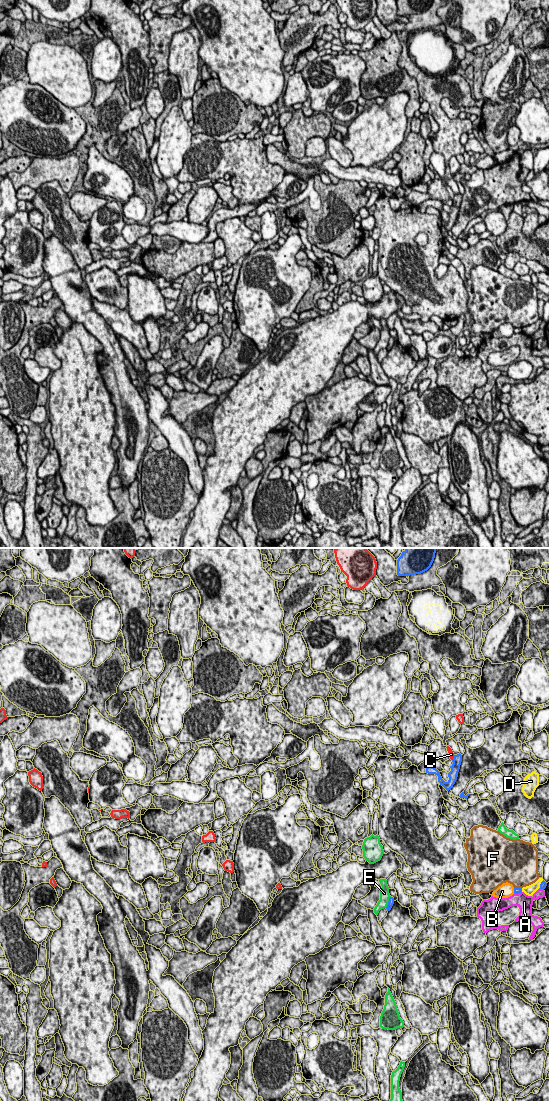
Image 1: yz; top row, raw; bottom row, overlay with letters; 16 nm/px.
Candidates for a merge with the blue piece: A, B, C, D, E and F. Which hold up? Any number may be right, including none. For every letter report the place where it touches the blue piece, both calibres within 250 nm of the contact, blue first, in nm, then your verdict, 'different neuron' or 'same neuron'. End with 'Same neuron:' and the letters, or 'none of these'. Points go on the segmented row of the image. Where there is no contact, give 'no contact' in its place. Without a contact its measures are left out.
A: yz (517, 893) | 100/240 nm | different neuron
B: yz (514, 890) | 100/240 nm | different neuron
C: yz (453, 758) | 140/90 nm | different neuron
D: yz (540, 884) | 100/160 nm | different neuron
E: yz (388, 902) | 100/160 nm | different neuron
F: yz (518, 888) | 100/460 nm | different neuron
Same neuron: none of these

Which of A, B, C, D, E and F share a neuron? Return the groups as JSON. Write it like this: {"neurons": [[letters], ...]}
{"neurons": [["A"], ["B"], ["C"], ["D"], ["E"], ["F"]]}

